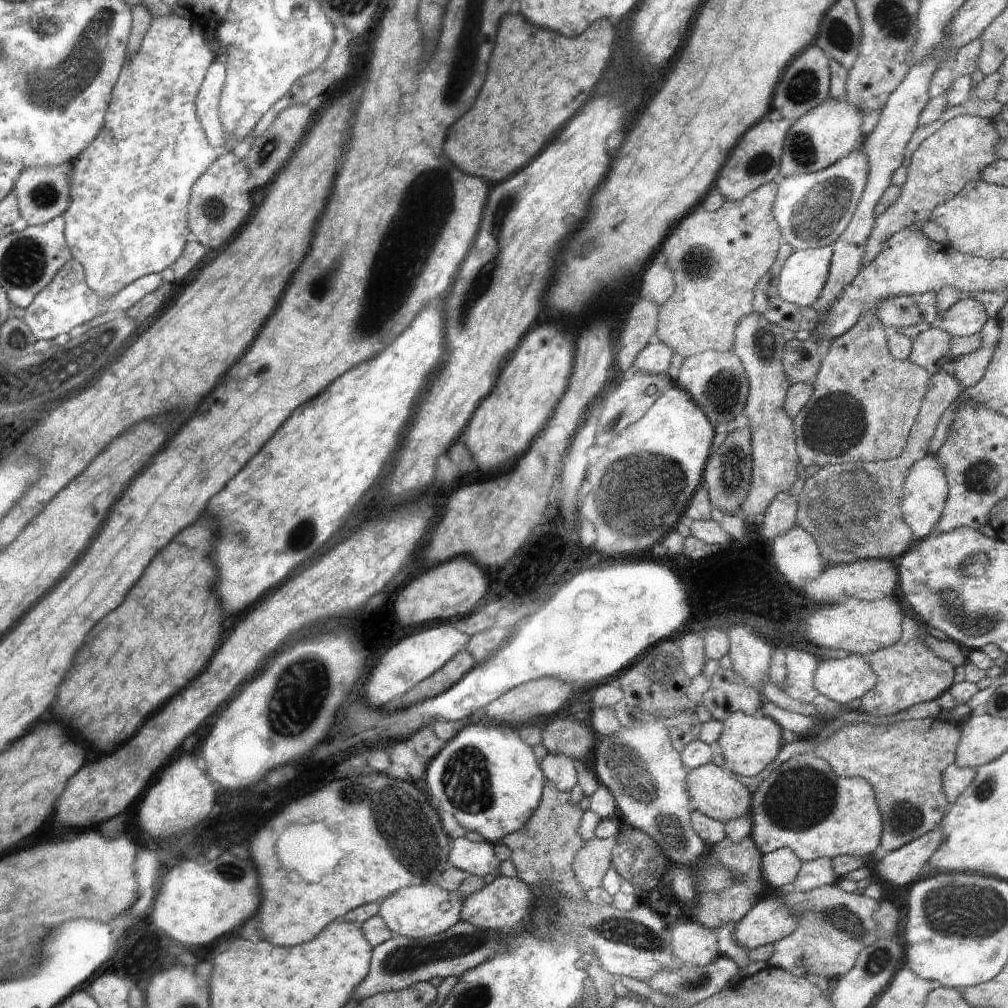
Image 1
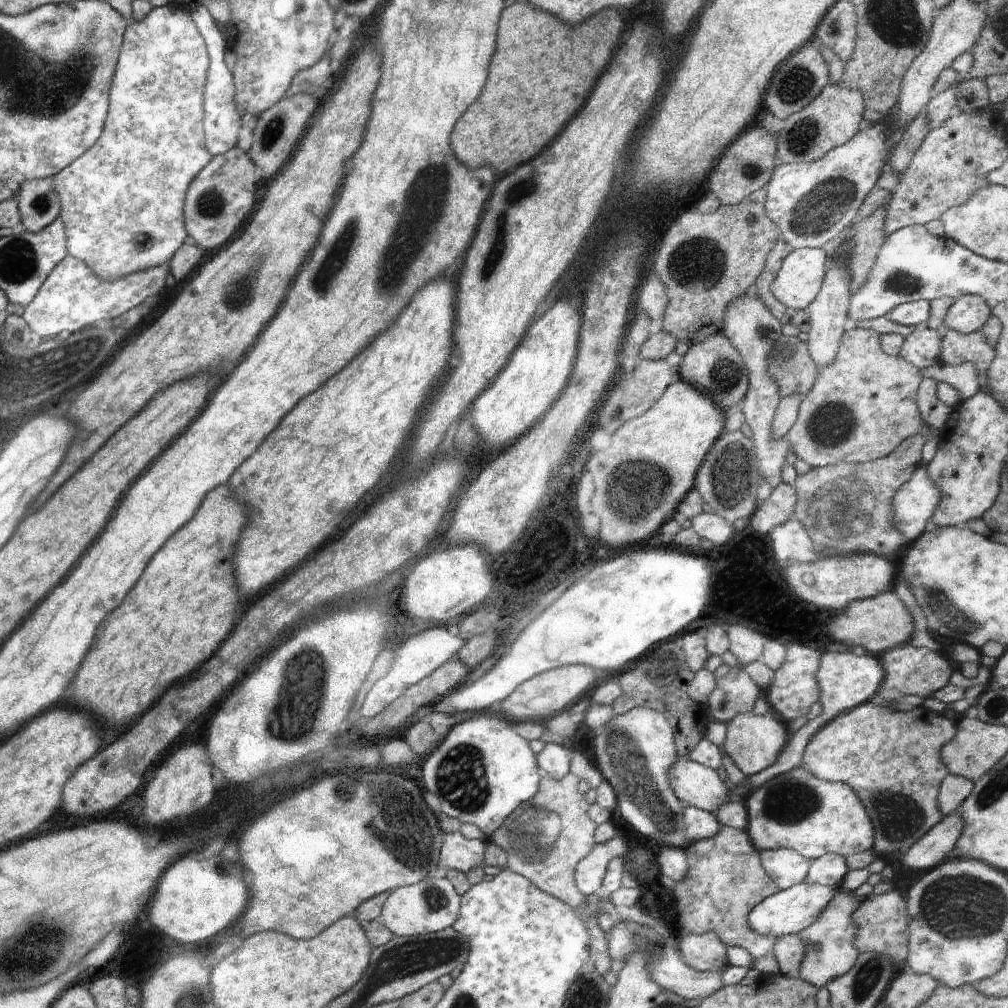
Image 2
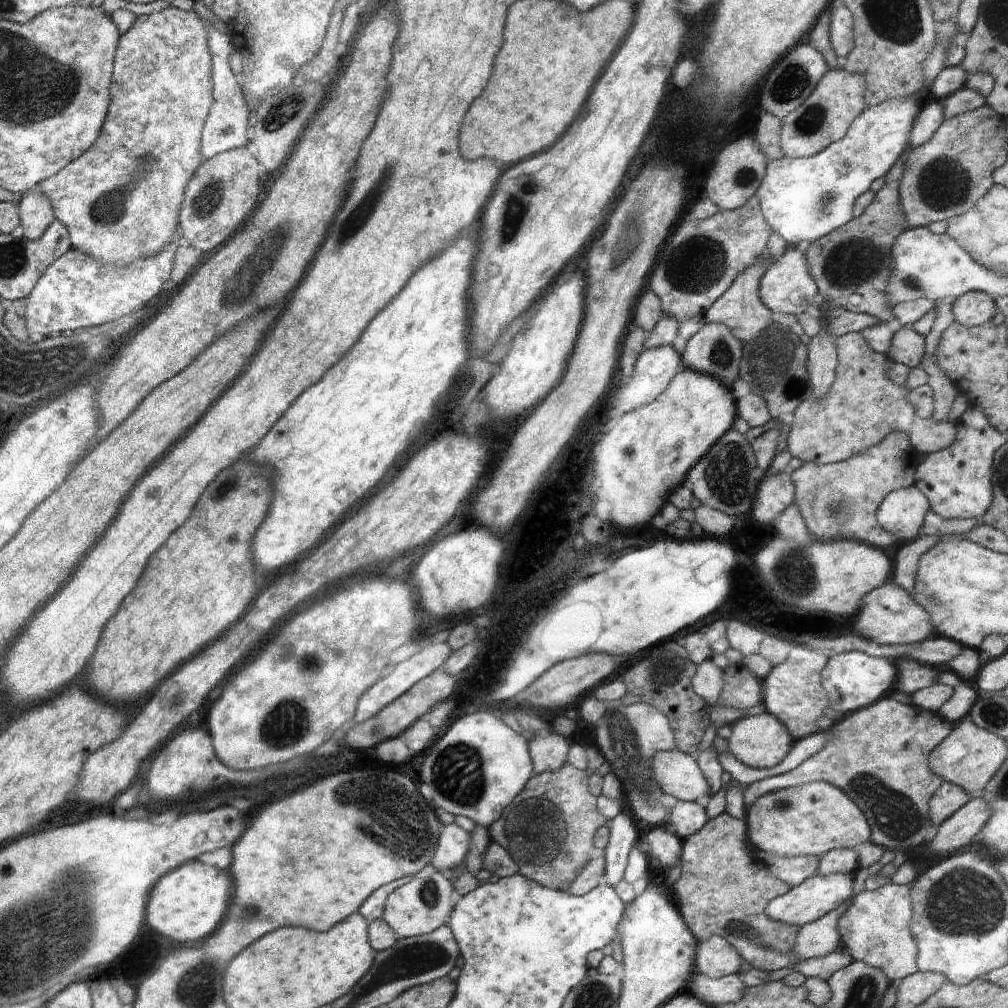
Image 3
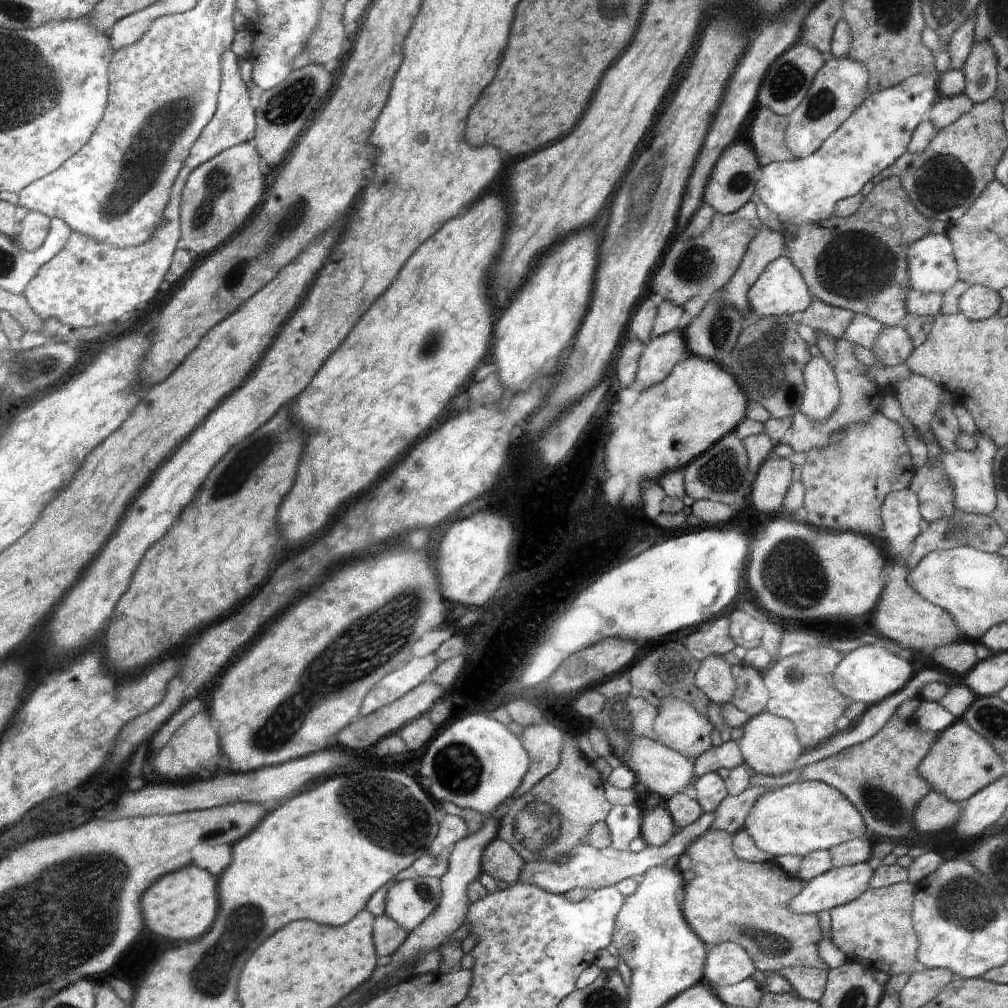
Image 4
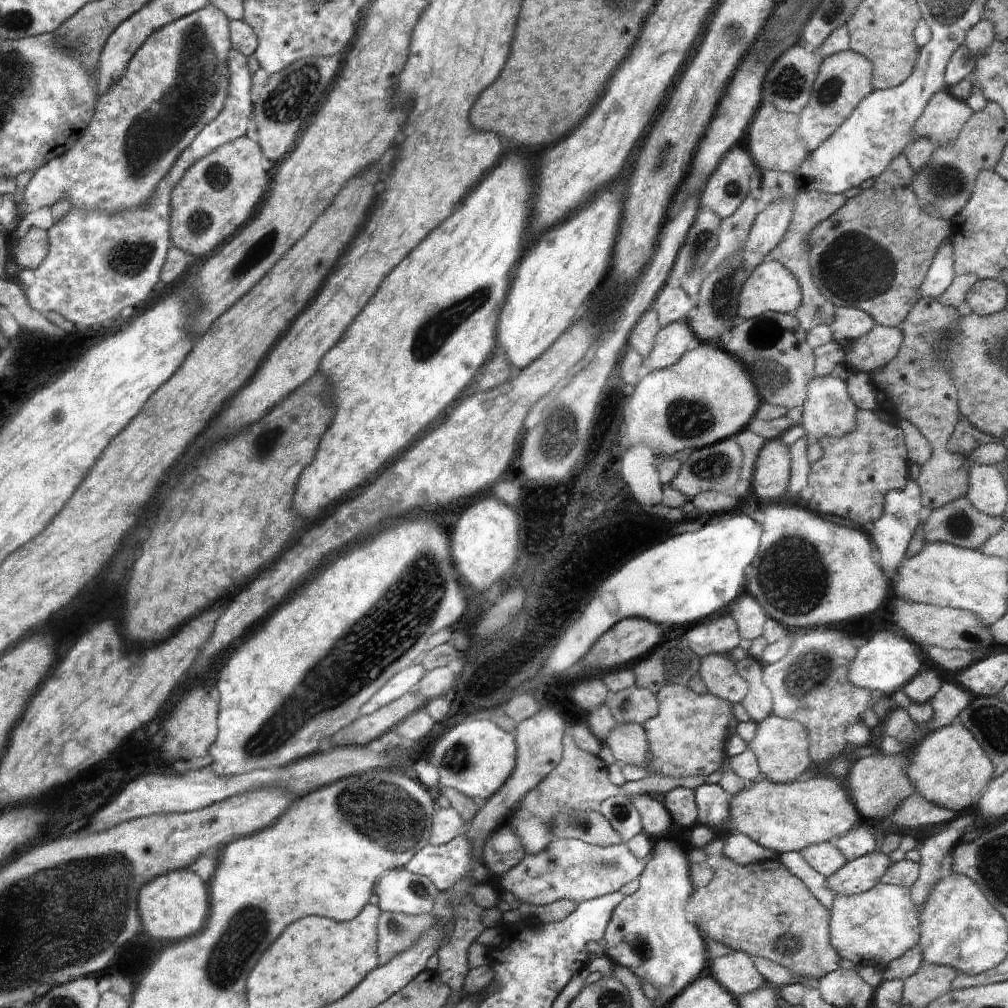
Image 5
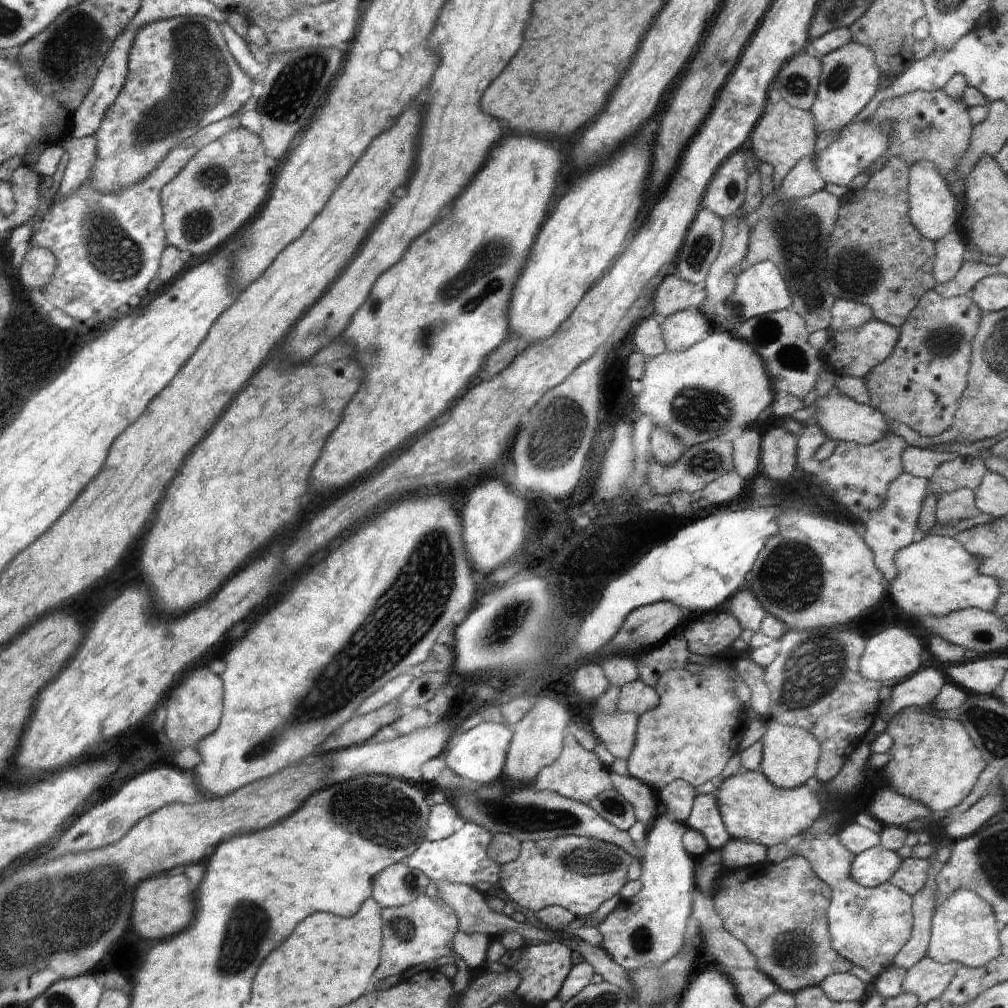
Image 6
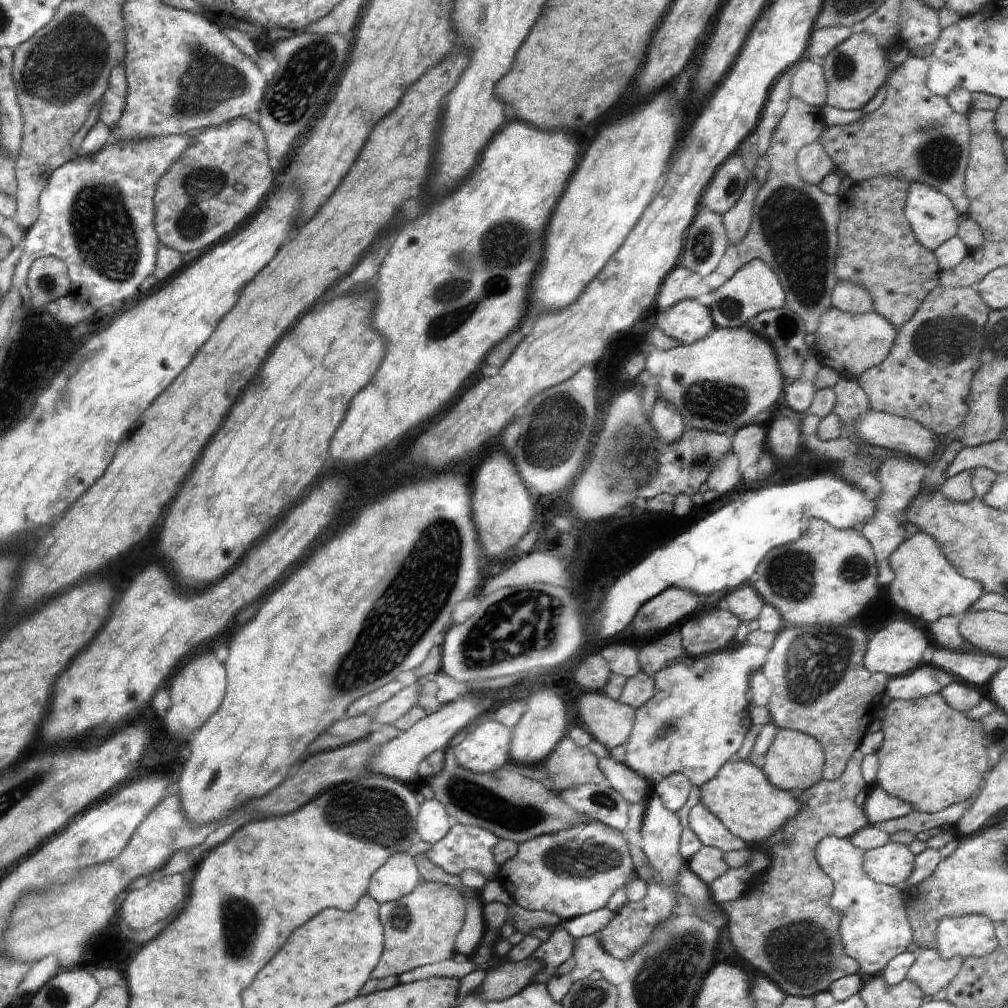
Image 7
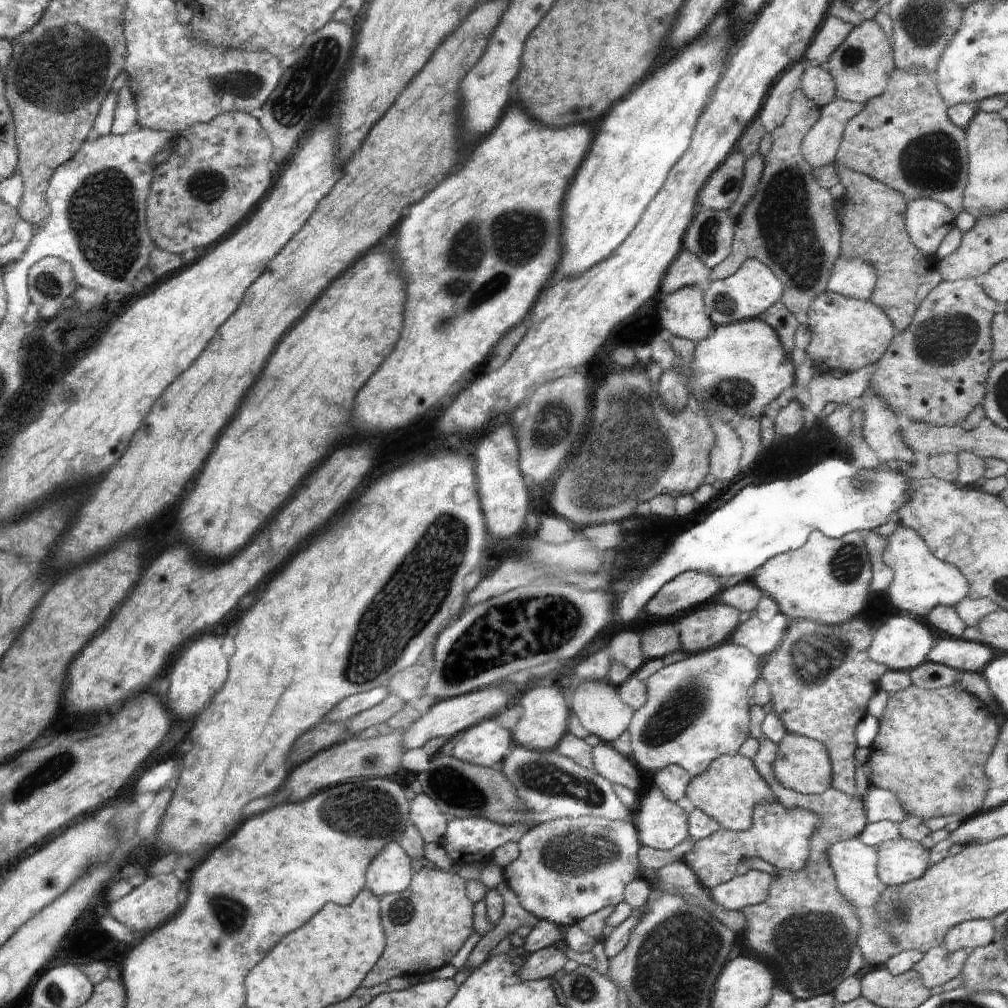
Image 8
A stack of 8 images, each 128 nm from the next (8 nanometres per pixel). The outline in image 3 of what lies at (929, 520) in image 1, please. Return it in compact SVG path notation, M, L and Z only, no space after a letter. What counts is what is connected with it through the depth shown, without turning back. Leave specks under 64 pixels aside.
M917 486L899 489L890 493L877 514L880 524L894 534L898 542L915 540L918 530L930 513L928 496Z

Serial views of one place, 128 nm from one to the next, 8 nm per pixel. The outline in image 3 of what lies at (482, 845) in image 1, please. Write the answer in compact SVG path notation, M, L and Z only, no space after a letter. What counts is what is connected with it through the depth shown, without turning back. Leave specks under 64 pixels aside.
M452 822L445 827L438 842L437 853L431 866L438 872L444 873L462 866L469 853L471 836L458 824Z

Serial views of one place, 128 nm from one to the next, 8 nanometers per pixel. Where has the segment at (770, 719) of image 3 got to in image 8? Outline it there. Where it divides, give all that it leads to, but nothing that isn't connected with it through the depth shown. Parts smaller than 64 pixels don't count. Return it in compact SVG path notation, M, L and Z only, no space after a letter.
M788 732L778 744L778 752L773 760L772 774L780 786L802 795L821 794L832 786L833 768L828 748L816 740Z

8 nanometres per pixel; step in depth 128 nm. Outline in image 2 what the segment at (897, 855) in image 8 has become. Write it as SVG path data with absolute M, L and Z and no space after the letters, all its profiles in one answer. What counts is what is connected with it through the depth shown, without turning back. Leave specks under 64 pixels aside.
M804 882L781 889L752 908L748 913L749 927L759 935L772 935L776 938L791 934L798 935L820 917L822 909L833 901L838 891L839 887Z

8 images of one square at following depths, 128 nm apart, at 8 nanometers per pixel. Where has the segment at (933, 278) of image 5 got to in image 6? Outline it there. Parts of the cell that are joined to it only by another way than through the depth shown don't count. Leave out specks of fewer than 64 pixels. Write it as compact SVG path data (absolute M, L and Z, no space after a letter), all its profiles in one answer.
M956 232L944 234L937 241L937 259L934 266L934 279L937 284L953 281L965 263L966 244Z

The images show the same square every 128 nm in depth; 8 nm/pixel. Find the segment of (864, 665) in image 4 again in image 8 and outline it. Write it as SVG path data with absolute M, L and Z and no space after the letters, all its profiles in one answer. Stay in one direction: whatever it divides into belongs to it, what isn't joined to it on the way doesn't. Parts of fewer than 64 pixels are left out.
M892 616L878 628L877 637L874 638L874 643L869 649L869 658L873 662L888 666L890 670L909 672L926 660L926 654L933 651L932 646L934 646L934 638L926 624L908 616Z

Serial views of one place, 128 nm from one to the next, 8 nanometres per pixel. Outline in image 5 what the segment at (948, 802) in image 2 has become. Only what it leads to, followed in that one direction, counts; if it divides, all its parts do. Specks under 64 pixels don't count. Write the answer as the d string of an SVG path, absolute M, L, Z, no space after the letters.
M915 792L889 819L898 828L918 830L918 828L926 828L926 826L948 824L954 821L956 816L958 816L956 811L942 808L937 803L930 802L920 792Z

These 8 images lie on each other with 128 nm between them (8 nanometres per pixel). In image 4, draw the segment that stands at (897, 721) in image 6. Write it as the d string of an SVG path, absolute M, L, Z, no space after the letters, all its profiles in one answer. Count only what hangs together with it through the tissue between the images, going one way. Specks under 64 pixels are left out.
M963 719L956 720L938 736L937 742L919 767L922 778L930 784L932 791L941 791L953 802L969 801L974 794L980 793L986 786L998 781L998 778L1006 776L1002 756L984 736L974 732Z

